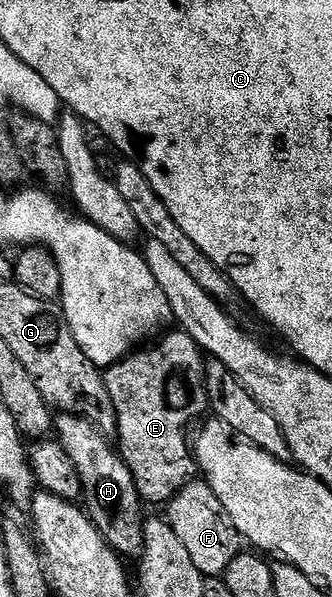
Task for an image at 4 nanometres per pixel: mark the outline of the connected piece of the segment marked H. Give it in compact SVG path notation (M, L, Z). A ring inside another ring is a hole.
M60 415L54 421L54 433L60 446L70 455L70 463L80 476L82 505L98 531L108 540L108 546L125 558L135 558L144 548L146 514L140 510L142 498L134 483L130 467L107 436L91 421L75 415Z

